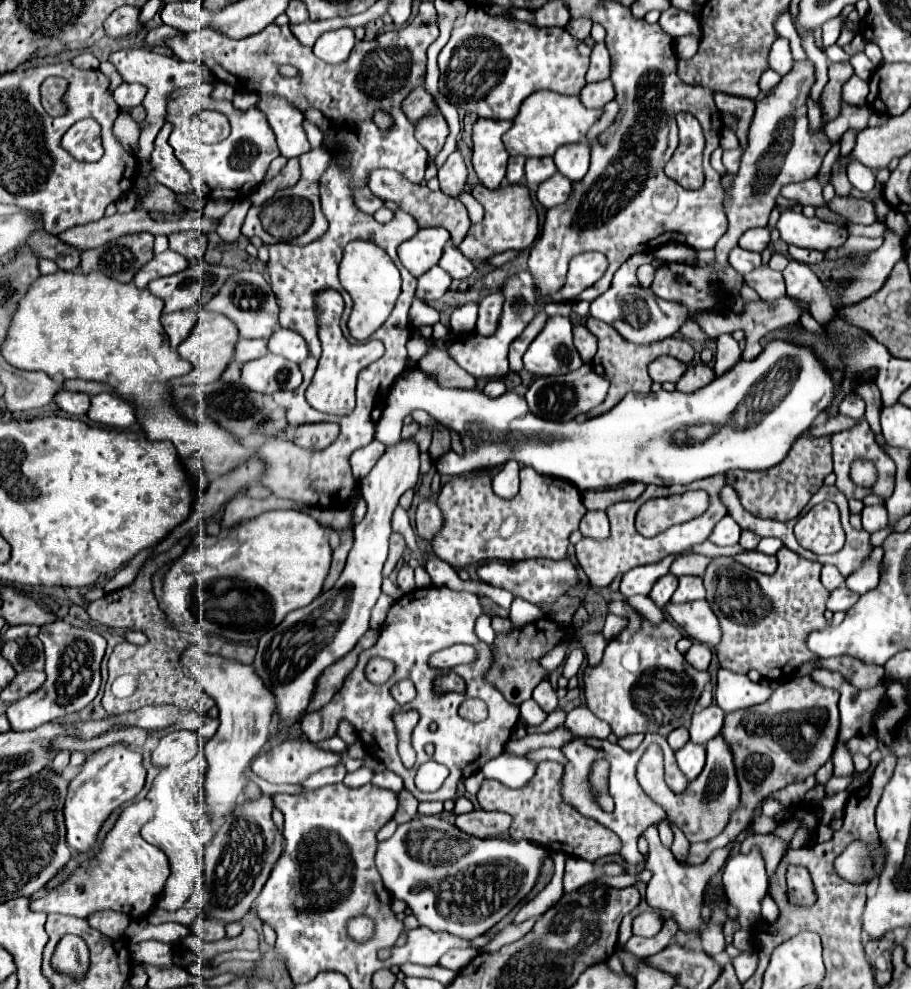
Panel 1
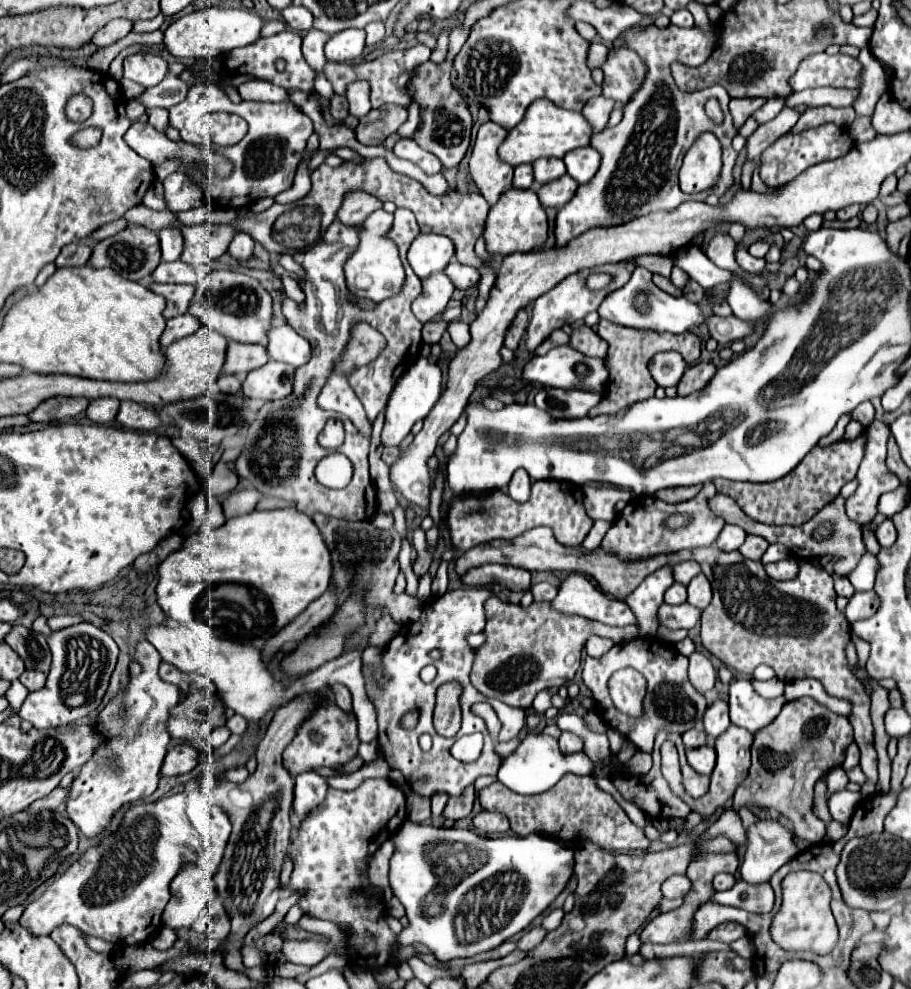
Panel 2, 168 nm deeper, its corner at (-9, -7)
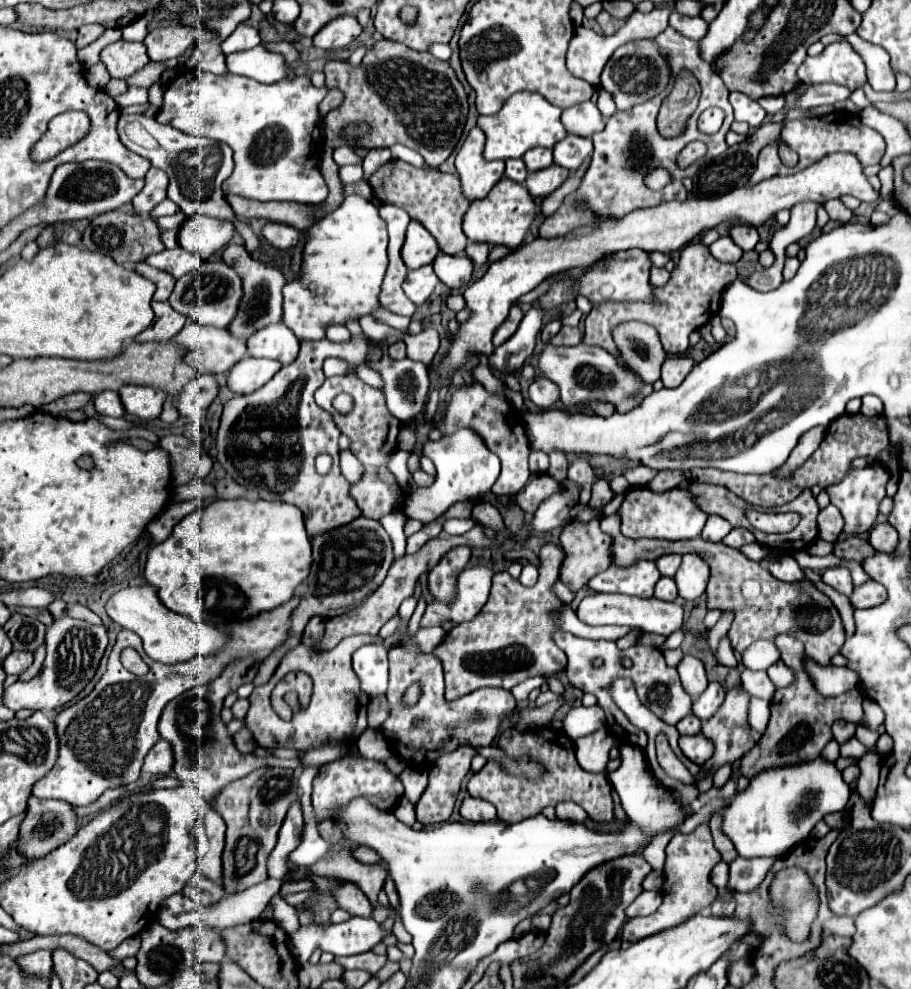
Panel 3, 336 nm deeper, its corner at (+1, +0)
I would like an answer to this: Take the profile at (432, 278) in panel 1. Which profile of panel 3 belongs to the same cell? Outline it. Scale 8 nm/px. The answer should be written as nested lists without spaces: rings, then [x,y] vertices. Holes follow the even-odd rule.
[[[428,264],[418,270],[408,270],[406,280],[402,282],[402,290],[412,302],[416,302],[416,306],[420,306],[422,302],[428,300],[428,296],[432,294],[436,284],[438,284],[438,276],[434,274],[432,266]]]

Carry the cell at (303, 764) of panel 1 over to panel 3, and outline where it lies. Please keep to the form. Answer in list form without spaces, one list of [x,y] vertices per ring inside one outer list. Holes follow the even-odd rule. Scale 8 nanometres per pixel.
[[[348,636],[344,638],[334,650],[330,652],[316,652],[304,644],[298,644],[290,648],[284,658],[280,660],[274,676],[264,686],[256,686],[250,696],[250,710],[246,714],[246,726],[254,732],[254,738],[258,746],[262,748],[294,748],[294,750],[306,750],[320,746],[324,742],[336,742],[340,738],[358,738],[364,730],[368,730],[366,724],[366,706],[368,706],[368,694],[362,692],[360,680],[352,670],[352,654],[364,646],[364,644],[382,644],[382,636]],[[292,670],[308,672],[314,680],[314,690],[308,708],[292,708],[290,722],[284,722],[270,706],[270,692],[272,688]],[[326,730],[334,730],[330,736],[324,736]]]

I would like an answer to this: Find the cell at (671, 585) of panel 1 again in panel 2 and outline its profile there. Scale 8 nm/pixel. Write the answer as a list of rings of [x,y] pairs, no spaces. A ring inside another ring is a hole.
[[[674,583],[664,595],[664,603],[668,605],[680,605],[684,601],[686,601],[686,587],[682,583]]]

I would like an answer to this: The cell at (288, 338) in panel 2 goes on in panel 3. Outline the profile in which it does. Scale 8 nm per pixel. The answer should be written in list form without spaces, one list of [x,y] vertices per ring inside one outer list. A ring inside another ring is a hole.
[[[284,322],[270,324],[262,328],[258,334],[248,338],[248,354],[258,358],[272,358],[278,360],[282,366],[288,366],[298,356],[300,342],[294,334],[286,328]]]

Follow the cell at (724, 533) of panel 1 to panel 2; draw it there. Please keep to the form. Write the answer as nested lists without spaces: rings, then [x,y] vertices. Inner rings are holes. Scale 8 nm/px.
[[[726,525],[716,539],[716,547],[722,551],[736,551],[746,539],[746,531],[738,525]]]

